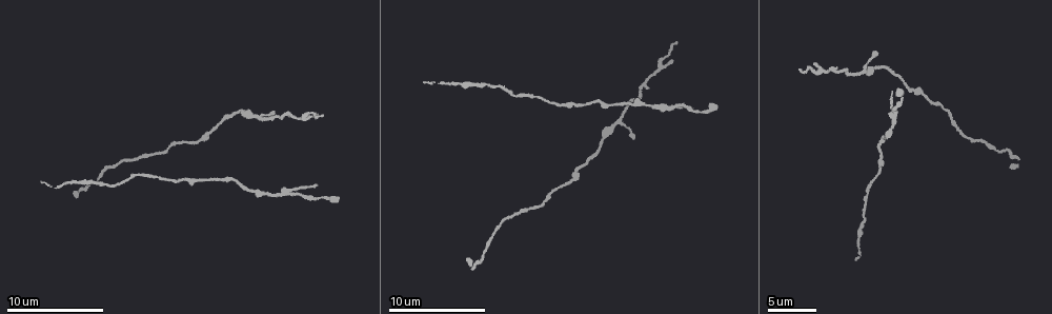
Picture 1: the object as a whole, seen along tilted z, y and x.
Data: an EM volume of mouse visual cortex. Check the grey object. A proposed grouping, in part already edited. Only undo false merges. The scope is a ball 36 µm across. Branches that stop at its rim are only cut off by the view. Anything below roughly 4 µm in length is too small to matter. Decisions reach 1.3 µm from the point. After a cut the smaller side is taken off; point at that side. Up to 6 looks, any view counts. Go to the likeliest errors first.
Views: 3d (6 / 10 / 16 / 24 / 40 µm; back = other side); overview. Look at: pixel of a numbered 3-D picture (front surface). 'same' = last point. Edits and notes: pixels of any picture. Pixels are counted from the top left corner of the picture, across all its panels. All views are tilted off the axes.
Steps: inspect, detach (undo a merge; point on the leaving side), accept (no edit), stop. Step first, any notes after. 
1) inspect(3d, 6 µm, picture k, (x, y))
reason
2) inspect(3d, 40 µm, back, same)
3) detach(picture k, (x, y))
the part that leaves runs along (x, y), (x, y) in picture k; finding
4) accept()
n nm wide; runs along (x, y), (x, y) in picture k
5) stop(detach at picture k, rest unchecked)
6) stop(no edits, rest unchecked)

inspect(3d, 16 µm, picture 1, (858, 72))
three arms meet

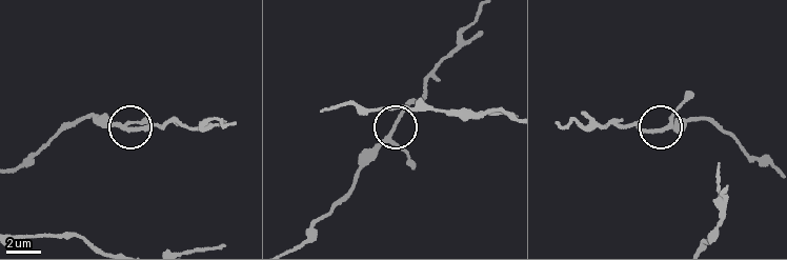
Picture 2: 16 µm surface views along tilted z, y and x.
accept()
3 arms; one neuron here

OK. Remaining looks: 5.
inspect(3d, 10 µm, picture 1, (668, 107))
calibre changes

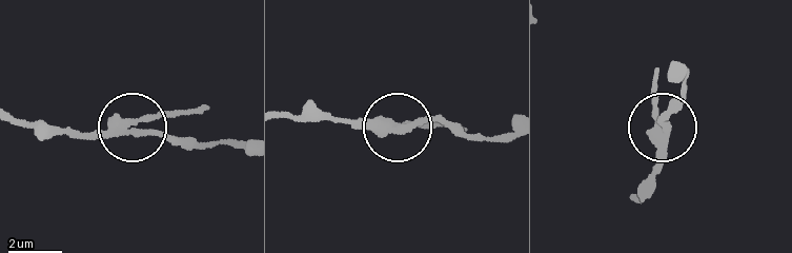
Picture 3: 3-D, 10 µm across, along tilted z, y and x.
detach(picture 3, (154, 117))
the part that leaves runs along (119, 132), (153, 117), (204, 110) in picture 3; two neurons meet here

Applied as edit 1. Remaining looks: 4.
inspect(overview)

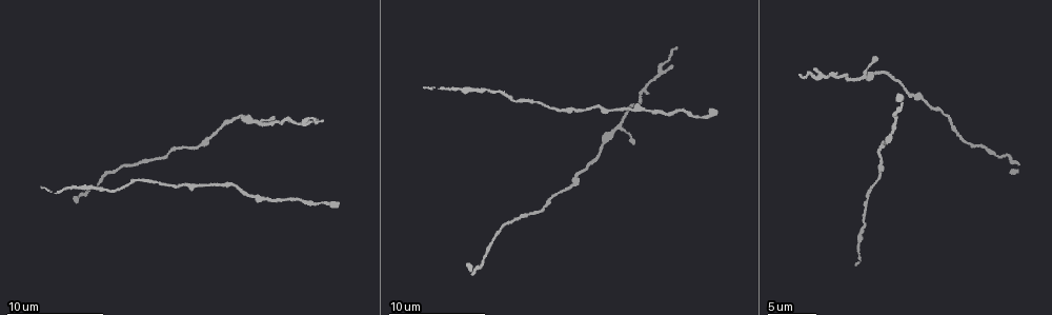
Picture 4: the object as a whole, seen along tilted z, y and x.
inspect(3d, 6 µm, picture 4, (609, 110))

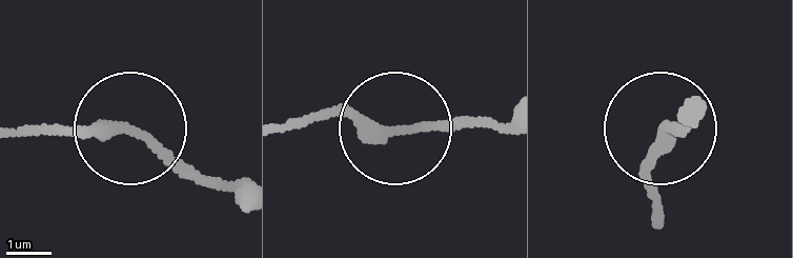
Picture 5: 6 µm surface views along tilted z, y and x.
accept()
260 nm wide; continuous, no second neuron

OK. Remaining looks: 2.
stop(detach at picture 3, rest unchecked)

